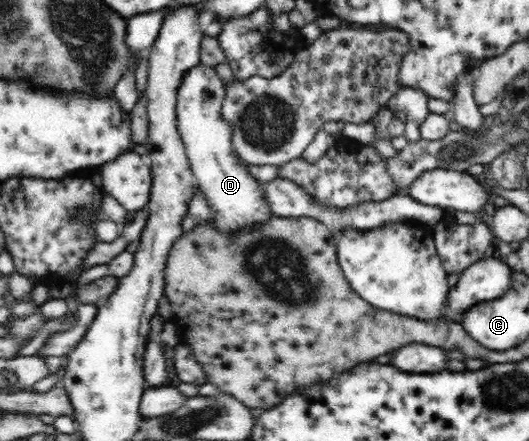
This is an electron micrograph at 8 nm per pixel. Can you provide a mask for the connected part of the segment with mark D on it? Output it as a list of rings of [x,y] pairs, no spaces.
[[[199,64],[181,81],[177,92],[177,122],[185,154],[192,170],[196,188],[200,188],[211,209],[209,221],[224,234],[235,234],[249,230],[255,224],[267,222],[274,216],[265,193],[263,183],[257,181],[243,165],[237,151],[233,149],[233,127],[221,117],[221,104],[225,100],[225,84],[211,67]]]

